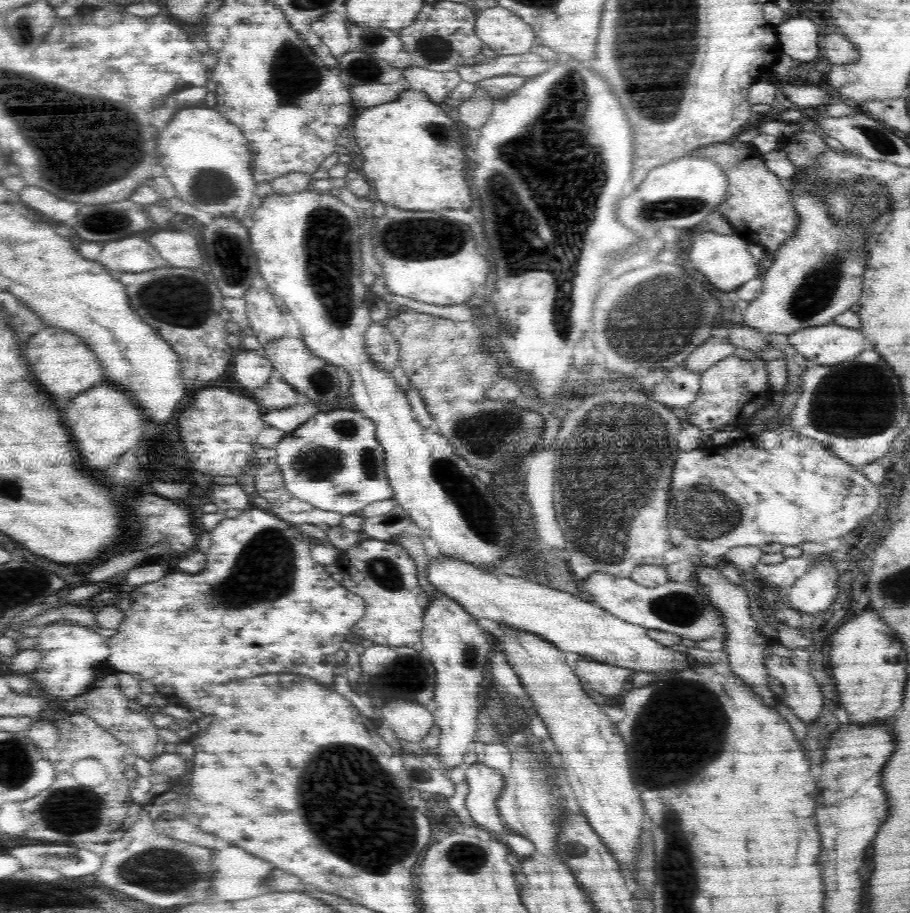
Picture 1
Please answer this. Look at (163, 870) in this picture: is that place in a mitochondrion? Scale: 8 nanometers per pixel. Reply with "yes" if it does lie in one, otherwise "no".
yes

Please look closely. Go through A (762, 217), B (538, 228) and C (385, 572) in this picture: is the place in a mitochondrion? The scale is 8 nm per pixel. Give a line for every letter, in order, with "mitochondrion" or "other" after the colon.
A: other
B: mitochondrion
C: mitochondrion

